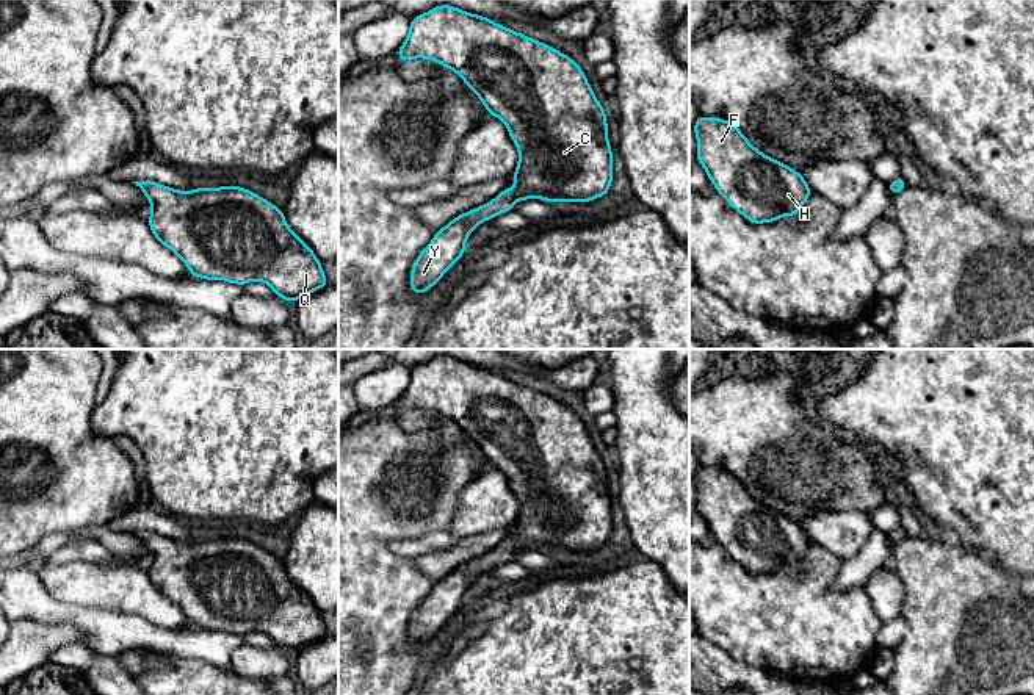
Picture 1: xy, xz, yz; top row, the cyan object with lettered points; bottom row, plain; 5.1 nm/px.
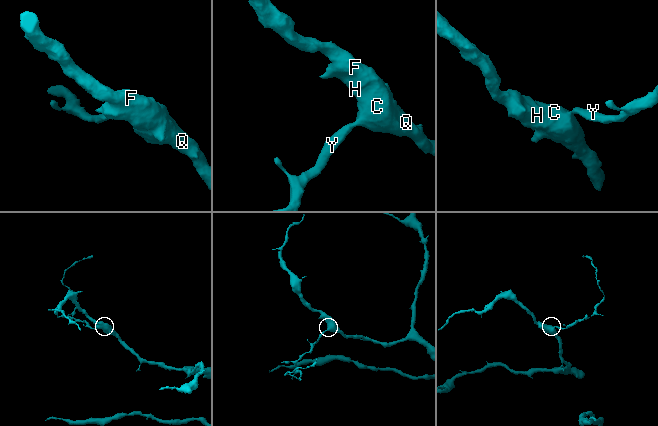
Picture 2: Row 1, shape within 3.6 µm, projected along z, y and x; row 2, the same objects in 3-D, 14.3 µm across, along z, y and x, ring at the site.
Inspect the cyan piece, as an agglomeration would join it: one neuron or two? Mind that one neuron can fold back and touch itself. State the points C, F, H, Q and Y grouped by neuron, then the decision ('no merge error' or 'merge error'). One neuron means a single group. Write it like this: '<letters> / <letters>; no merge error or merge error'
C F H Q Y; no merge error

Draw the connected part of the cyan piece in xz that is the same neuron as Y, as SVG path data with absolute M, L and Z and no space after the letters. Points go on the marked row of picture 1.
M440 5L410 19L409 34L398 49L398 61L434 59L454 70L479 97L490 116L504 122L519 149L515 183L492 202L456 216L437 230L417 257L409 282L421 294L462 257L468 235L484 221L514 210L515 200L589 202L605 196L613 182L613 152L606 113L583 69L556 49L451 5Z

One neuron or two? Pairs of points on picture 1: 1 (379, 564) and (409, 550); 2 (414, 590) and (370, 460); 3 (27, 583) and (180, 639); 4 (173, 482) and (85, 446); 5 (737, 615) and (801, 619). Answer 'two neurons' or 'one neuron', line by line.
1: two neurons
2: one neuron
3: one neuron
4: two neurons
5: one neuron

